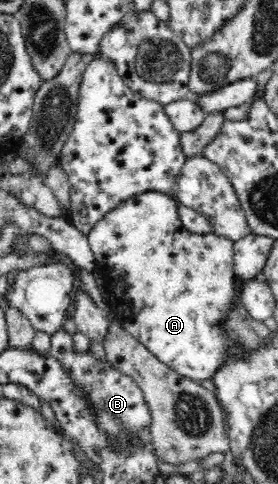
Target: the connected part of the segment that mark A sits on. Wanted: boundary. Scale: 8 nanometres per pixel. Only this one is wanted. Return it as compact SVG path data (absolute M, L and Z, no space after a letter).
M149 191L135 195L107 213L86 238L97 270L105 278L107 304L115 314L115 320L180 376L193 381L207 380L225 360L229 360L229 352L241 354L219 325L238 302L234 242L213 232L204 235L189 232L183 226L178 207L178 201L168 194Z

